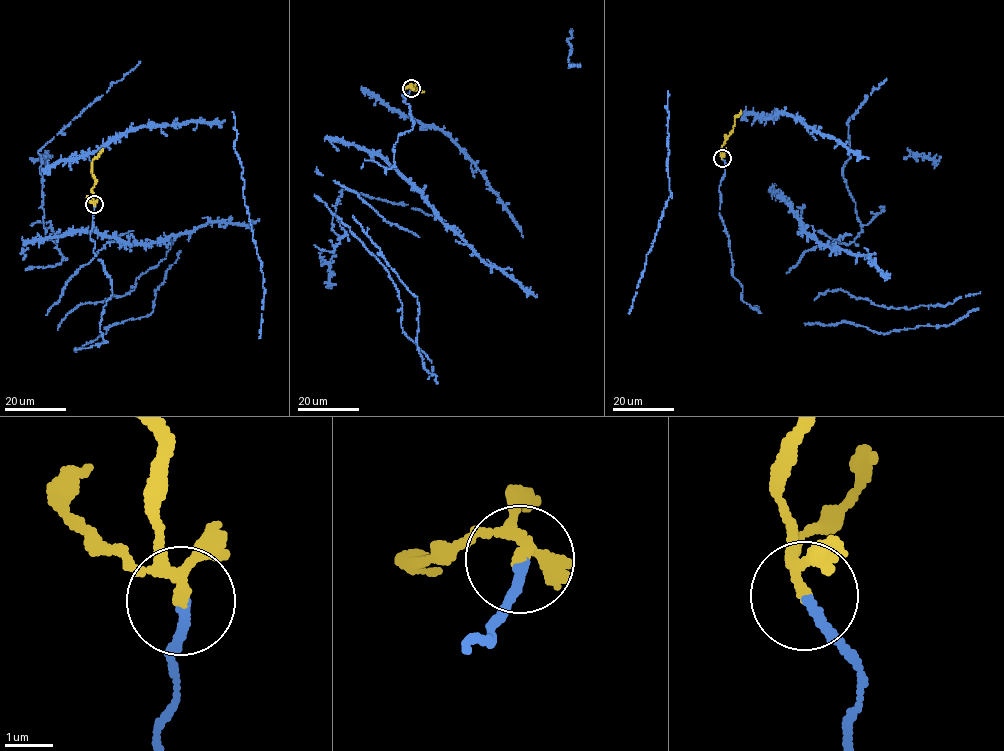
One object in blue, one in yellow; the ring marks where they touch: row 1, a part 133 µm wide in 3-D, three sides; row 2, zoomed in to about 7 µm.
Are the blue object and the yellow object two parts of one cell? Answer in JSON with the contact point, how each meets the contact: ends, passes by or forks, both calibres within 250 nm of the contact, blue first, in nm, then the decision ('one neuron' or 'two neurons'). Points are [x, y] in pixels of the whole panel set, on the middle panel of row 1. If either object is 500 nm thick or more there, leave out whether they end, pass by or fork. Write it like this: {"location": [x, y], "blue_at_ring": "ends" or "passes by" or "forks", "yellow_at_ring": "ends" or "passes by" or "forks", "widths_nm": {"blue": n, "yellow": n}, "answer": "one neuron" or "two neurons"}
{"location": [411, 88], "blue_at_ring": "ends", "yellow_at_ring": "forks", "widths_nm": {"blue": 200, "yellow": 150}, "answer": "one neuron"}

